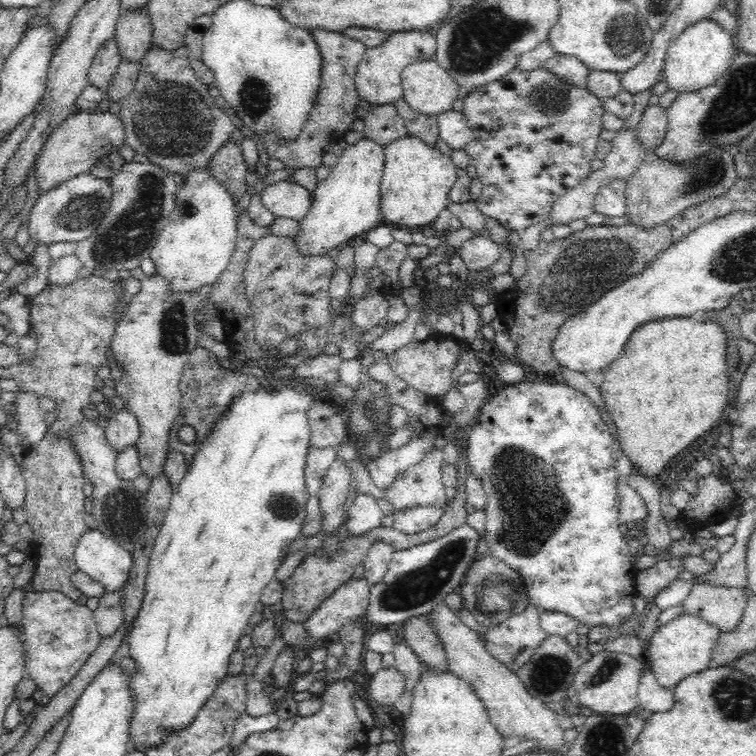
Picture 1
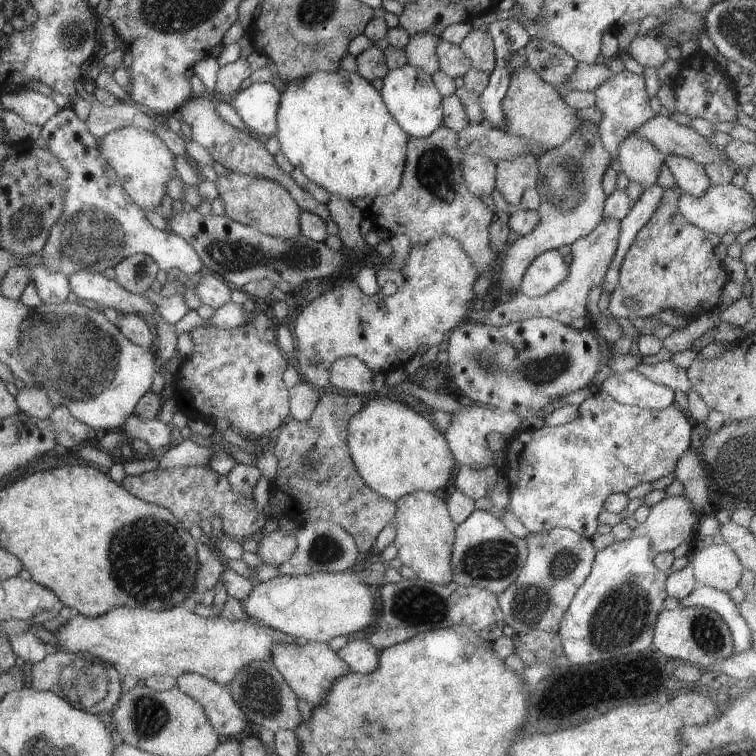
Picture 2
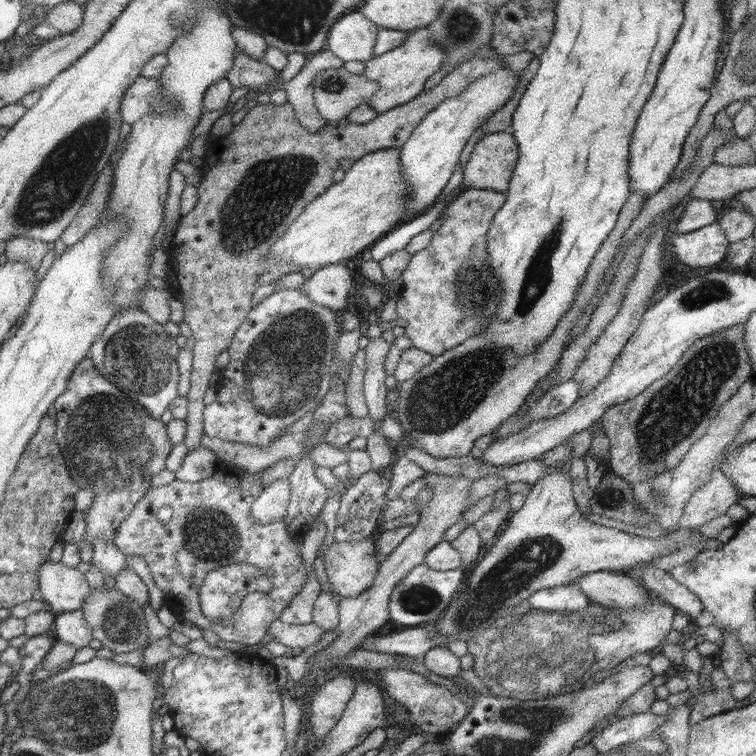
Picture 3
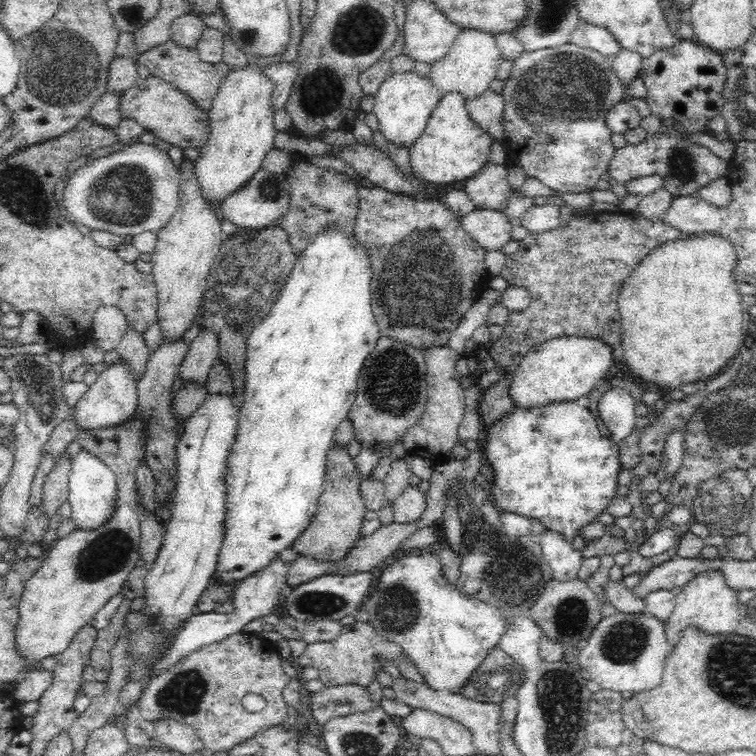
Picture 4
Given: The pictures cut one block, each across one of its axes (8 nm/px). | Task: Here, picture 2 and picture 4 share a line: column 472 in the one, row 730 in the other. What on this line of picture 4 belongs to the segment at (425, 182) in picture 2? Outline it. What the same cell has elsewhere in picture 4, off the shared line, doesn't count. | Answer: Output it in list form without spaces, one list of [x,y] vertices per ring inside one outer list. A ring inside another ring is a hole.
[[[244,631],[234,632],[219,642],[208,644],[196,652],[190,652],[186,658],[168,669],[165,674],[150,680],[143,688],[139,698],[137,715],[146,720],[154,721],[165,716],[178,722],[188,724],[194,728],[203,742],[204,748],[216,750],[230,750],[243,740],[256,736],[259,732],[285,722],[287,719],[287,705],[282,699],[282,690],[290,678],[282,669],[276,643],[264,641],[259,635]],[[246,694],[259,694],[265,700],[265,706],[259,712],[247,711],[242,705],[242,698]]]

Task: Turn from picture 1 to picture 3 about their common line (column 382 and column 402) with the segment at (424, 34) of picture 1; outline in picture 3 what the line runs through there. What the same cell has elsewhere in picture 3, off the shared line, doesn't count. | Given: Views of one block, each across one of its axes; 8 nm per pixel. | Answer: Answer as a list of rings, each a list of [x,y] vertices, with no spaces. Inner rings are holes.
[[[424,27],[409,31],[406,40],[399,46],[364,63],[362,75],[379,86],[375,95],[367,101],[367,105],[377,113],[382,113],[406,104],[423,91],[427,78],[443,63],[443,48],[429,40],[429,32]]]

